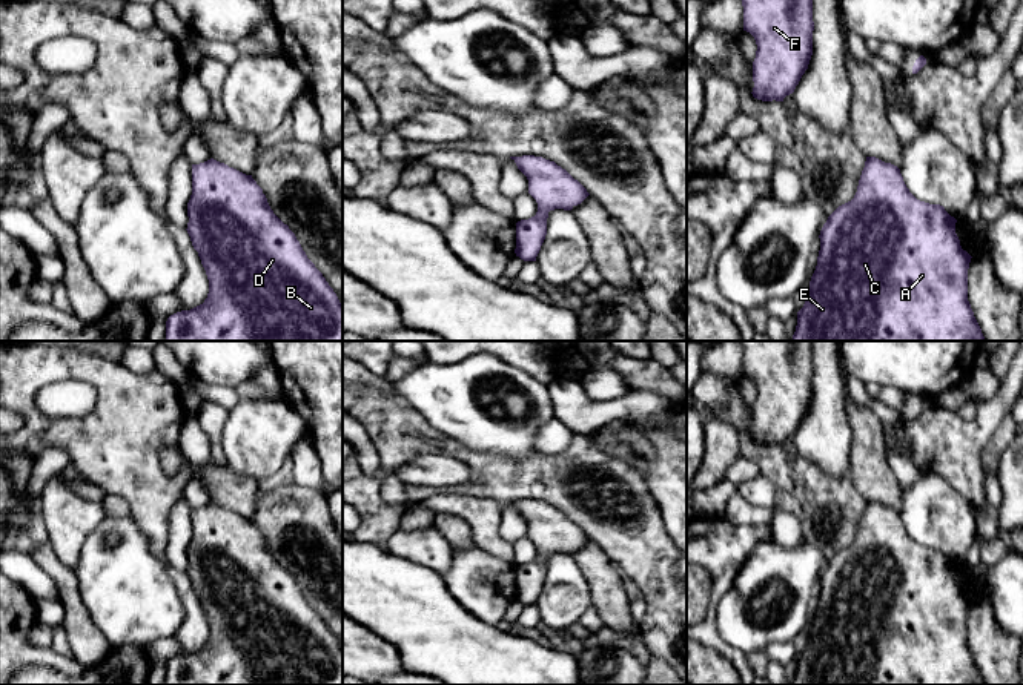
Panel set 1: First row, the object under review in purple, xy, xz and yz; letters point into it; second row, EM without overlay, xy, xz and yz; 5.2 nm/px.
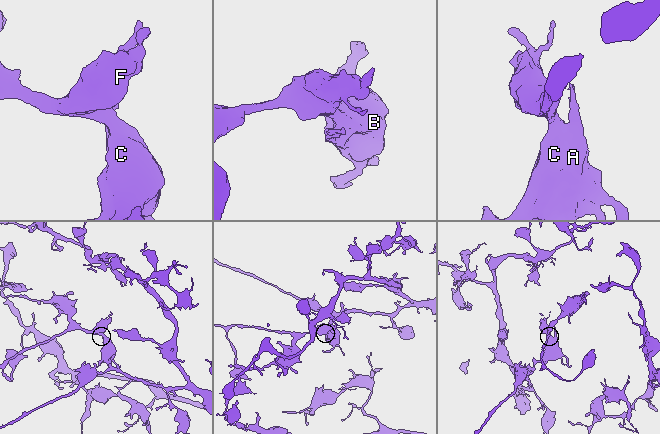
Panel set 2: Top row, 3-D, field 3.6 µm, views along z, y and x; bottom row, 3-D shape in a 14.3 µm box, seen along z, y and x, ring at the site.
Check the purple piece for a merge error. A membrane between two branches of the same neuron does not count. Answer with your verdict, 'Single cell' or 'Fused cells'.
Single cell

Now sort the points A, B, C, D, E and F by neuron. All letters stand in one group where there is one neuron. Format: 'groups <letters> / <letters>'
groups A B C D E F

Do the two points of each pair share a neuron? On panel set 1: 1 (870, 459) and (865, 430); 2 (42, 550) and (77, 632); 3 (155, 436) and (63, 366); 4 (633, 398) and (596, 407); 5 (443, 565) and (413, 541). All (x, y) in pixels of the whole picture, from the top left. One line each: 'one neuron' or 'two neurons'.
1: one neuron
2: one neuron
3: one neuron
4: one neuron
5: one neuron

